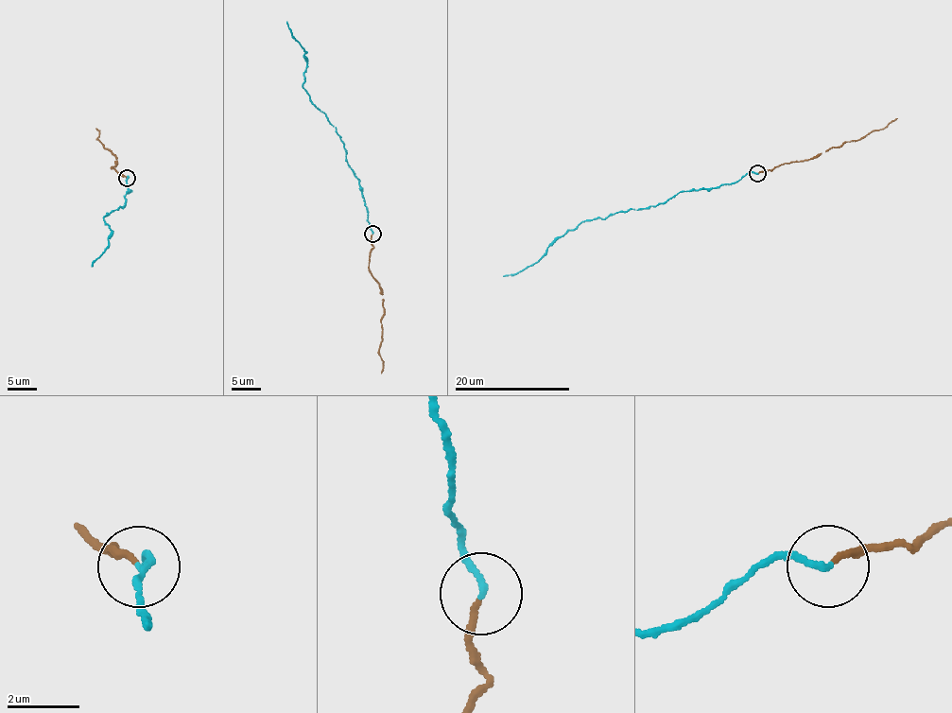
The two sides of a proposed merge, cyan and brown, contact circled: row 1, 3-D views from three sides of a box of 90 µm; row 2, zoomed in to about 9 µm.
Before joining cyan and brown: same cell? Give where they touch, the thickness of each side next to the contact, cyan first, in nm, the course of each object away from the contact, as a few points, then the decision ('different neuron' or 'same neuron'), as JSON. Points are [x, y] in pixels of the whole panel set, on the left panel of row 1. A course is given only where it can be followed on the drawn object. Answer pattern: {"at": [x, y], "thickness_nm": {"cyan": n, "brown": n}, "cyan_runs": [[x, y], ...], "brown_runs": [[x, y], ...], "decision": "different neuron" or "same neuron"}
{"at": [127, 178], "thickness_nm": {"cyan": 170, "brown": 160}, "cyan_runs": [[127, 178], [130, 191], [123, 208], [119, 206], [105, 216], [105, 223], [112, 230], [93, 266]], "brown_runs": [[126, 177], [111, 168], [116, 157], [96, 140], [99, 134], [96, 128]], "decision": "same neuron"}

